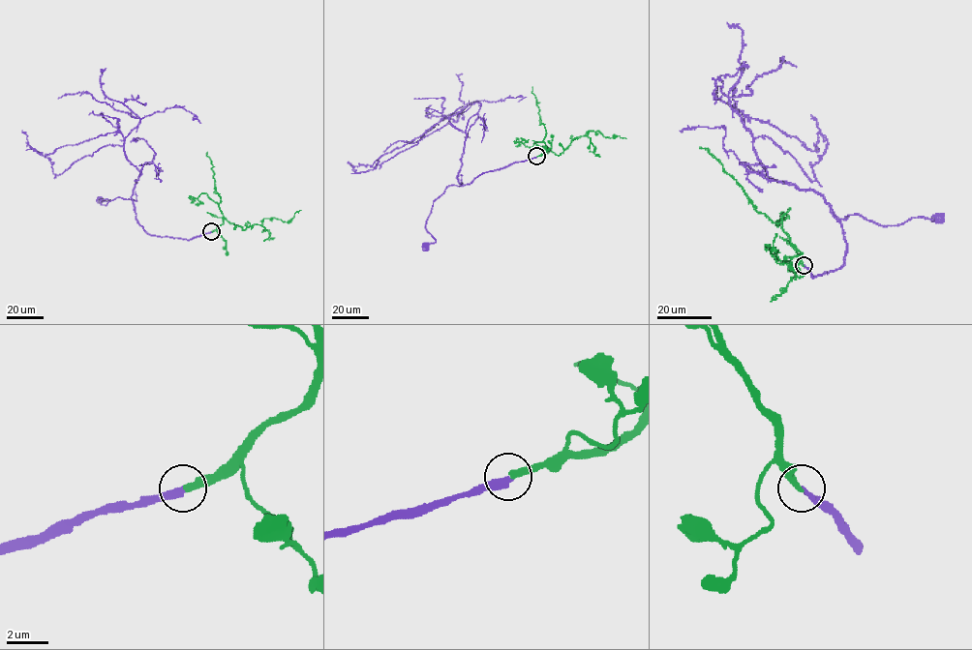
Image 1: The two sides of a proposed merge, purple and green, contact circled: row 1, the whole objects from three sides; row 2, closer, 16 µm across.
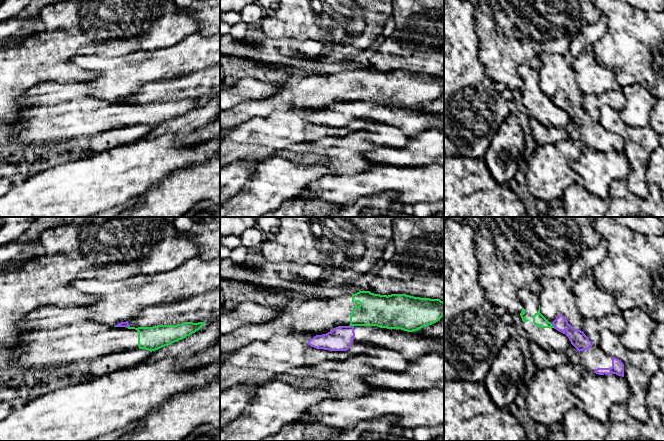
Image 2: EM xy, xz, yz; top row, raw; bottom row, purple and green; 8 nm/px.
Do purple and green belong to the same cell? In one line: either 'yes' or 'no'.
no

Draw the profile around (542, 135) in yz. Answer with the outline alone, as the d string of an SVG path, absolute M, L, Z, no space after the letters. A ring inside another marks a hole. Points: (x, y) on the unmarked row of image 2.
M530 117L530 127L532 129L533 137L538 145L554 144L569 139L569 135L565 129L561 128L546 128L536 119Z

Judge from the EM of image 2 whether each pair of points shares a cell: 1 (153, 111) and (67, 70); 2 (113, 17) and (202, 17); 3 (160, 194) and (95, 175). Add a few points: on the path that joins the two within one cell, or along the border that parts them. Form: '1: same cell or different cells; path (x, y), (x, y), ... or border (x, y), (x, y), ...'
1: different cells; border (48, 81), (72, 82)
2: different cells; border (175, 11), (190, 14), (199, 23), (198, 29)
3: different cells; border (166, 175), (137, 197)

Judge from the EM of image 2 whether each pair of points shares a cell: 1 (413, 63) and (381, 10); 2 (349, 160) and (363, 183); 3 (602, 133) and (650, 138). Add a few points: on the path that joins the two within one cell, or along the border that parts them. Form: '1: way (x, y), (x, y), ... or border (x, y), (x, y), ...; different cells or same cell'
1: border (392, 10), (393, 14); different cells
2: border (375, 166), (368, 170), (351, 174), (333, 173); different cells
3: border (598, 121), (612, 133); different cells

